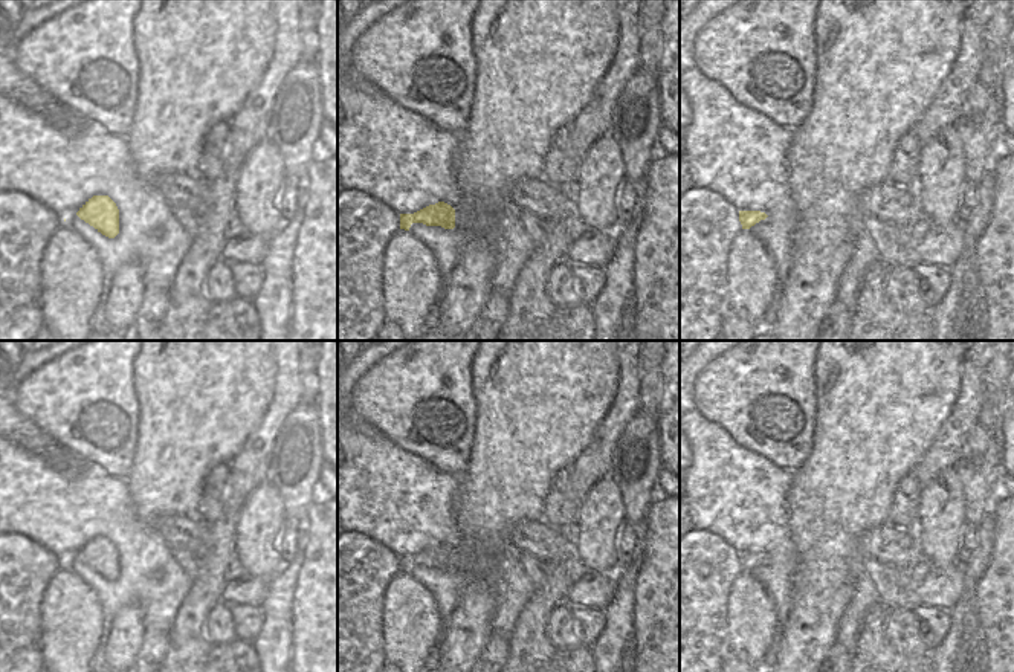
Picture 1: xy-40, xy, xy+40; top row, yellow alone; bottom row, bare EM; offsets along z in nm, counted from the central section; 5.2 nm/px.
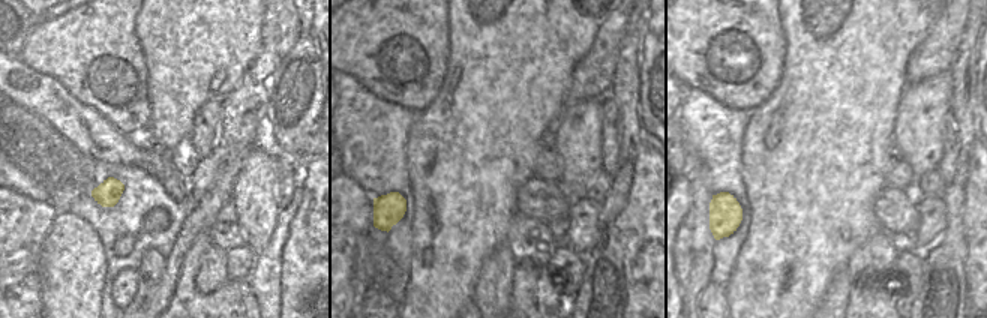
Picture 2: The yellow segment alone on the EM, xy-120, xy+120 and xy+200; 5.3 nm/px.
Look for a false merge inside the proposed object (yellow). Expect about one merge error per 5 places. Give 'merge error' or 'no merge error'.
no merge error

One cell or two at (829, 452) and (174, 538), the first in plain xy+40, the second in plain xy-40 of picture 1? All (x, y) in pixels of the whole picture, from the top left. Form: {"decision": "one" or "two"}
{"decision": "two"}

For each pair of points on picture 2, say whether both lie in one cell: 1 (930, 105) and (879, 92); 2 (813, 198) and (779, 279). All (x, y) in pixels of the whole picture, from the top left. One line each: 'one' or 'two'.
1: two
2: one

